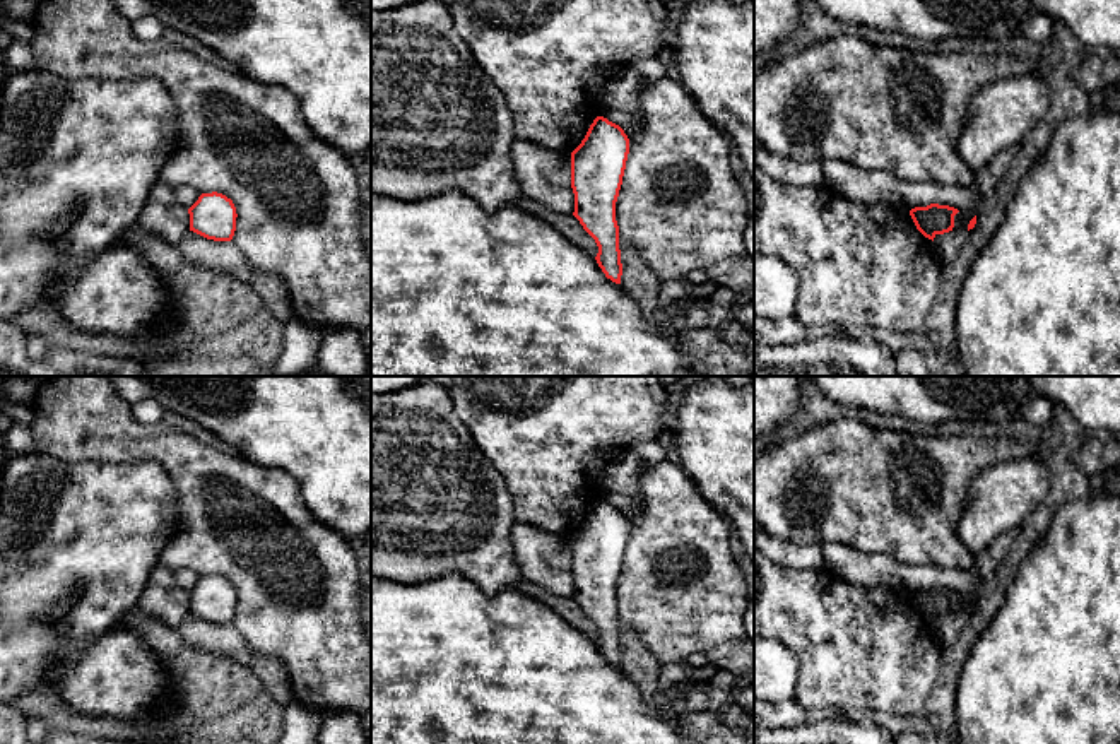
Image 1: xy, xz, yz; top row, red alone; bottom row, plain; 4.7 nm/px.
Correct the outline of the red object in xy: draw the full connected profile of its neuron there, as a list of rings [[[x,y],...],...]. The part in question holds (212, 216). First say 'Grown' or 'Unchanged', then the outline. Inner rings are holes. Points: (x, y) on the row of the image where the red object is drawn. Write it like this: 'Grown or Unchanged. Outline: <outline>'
Unchanged. Outline: [[[202,193],[188,209],[190,231],[214,241],[231,241],[236,231],[236,207],[222,193]]]

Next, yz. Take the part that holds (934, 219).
Unchanged. Outline: [[[930,204],[927,207],[915,207],[910,216],[917,229],[928,239],[934,241],[937,234],[952,231],[954,216],[959,210],[949,205]]]

